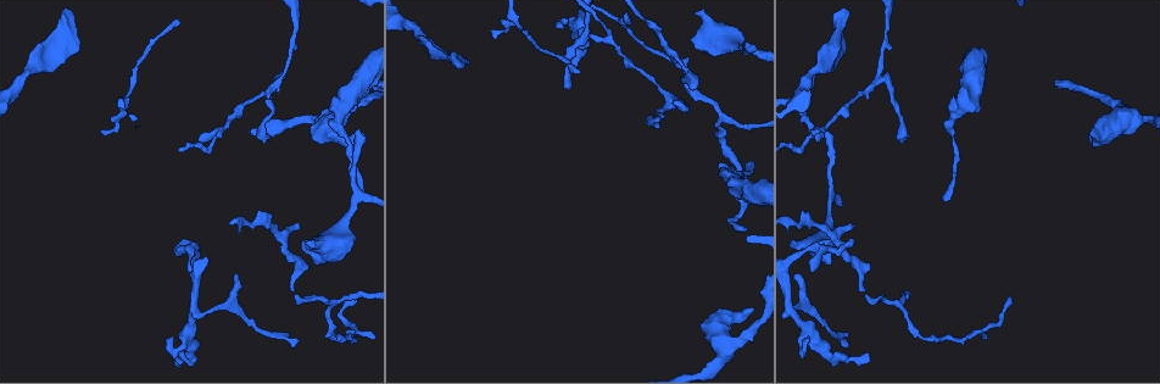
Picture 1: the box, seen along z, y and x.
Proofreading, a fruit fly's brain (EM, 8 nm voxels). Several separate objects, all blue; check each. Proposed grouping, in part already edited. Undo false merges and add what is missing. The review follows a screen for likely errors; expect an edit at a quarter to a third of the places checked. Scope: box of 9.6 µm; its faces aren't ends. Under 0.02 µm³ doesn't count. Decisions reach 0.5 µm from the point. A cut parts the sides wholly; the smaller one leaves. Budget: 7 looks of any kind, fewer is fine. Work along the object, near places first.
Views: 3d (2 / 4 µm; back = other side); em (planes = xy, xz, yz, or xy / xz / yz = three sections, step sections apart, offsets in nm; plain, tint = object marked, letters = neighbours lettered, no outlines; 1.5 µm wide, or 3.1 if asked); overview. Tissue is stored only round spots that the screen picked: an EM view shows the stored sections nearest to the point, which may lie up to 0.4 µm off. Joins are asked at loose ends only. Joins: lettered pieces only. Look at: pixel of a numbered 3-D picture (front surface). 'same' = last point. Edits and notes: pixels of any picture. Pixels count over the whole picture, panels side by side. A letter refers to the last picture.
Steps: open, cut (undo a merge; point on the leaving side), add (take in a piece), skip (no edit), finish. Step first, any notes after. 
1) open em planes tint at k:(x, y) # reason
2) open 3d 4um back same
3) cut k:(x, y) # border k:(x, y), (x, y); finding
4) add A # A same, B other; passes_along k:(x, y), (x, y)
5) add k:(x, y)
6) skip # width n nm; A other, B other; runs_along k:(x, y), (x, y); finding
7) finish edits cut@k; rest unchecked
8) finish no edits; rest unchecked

open em planes letters at 1:(1012, 302) # branch stops here

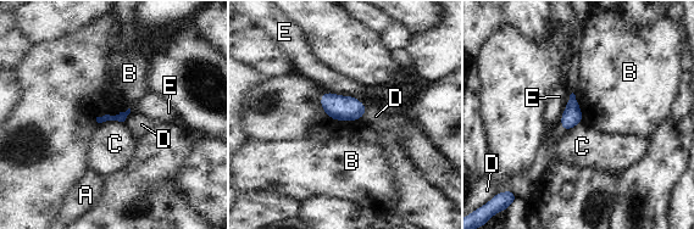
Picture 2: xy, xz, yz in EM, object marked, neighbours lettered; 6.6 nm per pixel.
skip # A other, B other, C other, D other, E other; none of them fits

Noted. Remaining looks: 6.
open em planes tint at 1:(828, 133) # tapers out

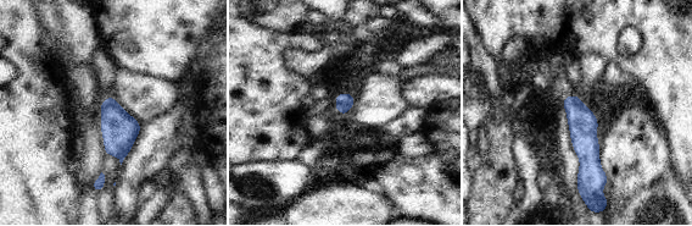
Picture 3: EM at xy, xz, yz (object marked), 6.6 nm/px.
open em planes letters same # what lies round it

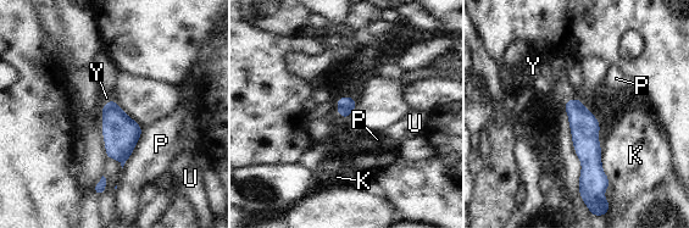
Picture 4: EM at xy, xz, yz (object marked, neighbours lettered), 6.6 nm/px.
add Y # K other, P other, U other, Y same; passes_along 4:(584, 127), (571, 100), (550, 70); it goes on there

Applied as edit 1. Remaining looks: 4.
finish edits add@4; rest unchecked

